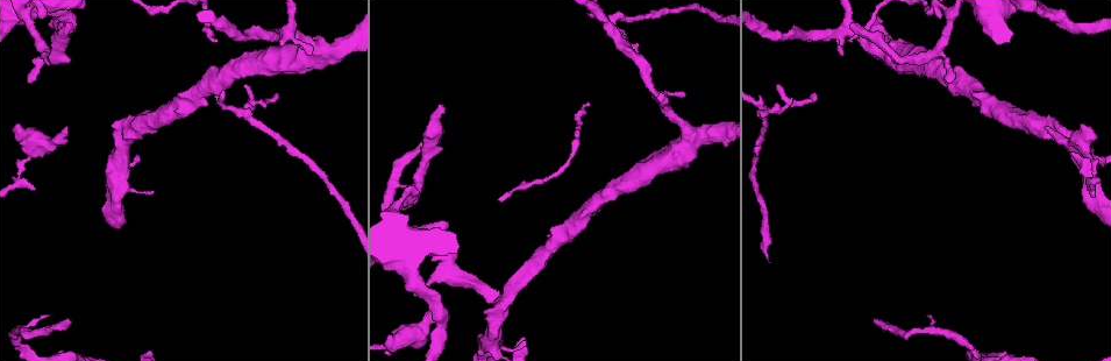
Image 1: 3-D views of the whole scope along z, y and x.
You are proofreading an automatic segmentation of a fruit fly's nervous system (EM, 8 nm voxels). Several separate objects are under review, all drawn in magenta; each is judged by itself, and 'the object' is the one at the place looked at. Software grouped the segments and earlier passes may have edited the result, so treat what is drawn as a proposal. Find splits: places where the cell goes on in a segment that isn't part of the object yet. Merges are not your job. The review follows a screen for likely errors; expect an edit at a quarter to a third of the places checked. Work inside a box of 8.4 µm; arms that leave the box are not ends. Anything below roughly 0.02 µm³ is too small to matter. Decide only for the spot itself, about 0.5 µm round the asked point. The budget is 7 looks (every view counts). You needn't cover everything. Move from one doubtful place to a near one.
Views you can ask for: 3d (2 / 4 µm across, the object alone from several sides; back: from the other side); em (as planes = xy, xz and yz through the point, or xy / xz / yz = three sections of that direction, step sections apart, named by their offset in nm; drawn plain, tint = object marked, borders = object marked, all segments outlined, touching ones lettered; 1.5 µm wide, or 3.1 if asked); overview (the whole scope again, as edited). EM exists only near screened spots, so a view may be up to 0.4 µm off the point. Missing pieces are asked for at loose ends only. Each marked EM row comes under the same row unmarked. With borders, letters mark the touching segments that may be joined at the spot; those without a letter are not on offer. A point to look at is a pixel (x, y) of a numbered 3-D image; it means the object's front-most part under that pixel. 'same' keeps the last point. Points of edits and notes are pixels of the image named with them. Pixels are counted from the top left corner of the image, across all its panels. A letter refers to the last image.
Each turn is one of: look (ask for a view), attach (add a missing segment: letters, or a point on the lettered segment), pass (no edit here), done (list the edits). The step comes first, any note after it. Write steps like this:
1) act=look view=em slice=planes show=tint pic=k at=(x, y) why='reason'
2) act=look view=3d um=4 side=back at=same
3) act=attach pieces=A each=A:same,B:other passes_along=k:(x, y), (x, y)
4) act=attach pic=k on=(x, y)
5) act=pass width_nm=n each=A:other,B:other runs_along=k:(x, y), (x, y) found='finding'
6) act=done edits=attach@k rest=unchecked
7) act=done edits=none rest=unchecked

act=look view=em slice=xz step=8 show=tint pic=1 at=(274, 94) why='tapers out'

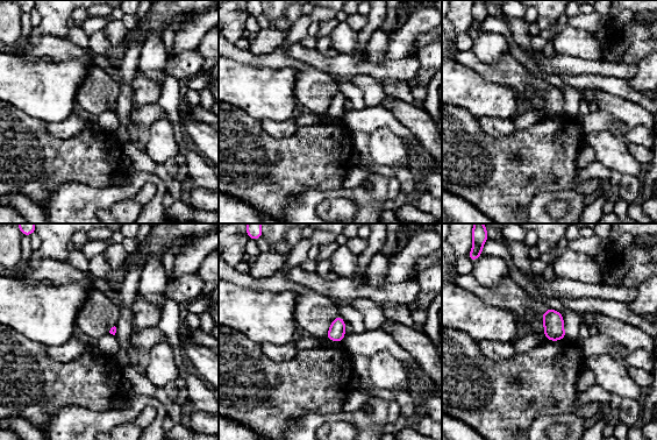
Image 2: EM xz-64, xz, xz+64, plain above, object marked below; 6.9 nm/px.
act=look view=em slice=planes show=borders at=same

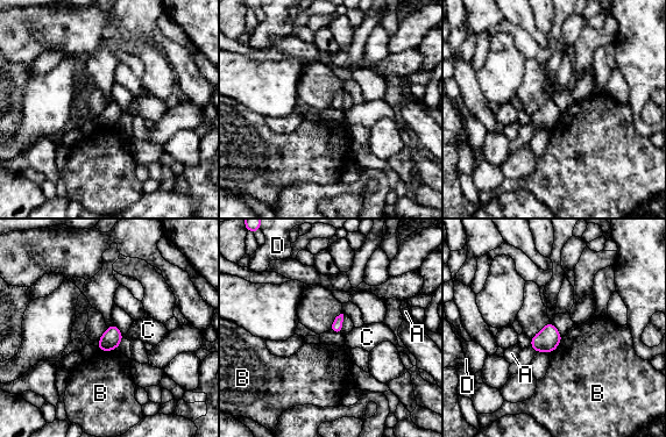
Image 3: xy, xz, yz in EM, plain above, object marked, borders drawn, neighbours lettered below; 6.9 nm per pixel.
act=pass longest_contact=B:160nm each=A:other,B:other,C:other,D:other border=3:(562, 336), (559, 344), (550, 353) found='no lettered segment goes on from it'

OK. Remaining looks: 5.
act=look view=em slice=xz step=4 show=tint pic=1 at=(66, 24) why='free end'

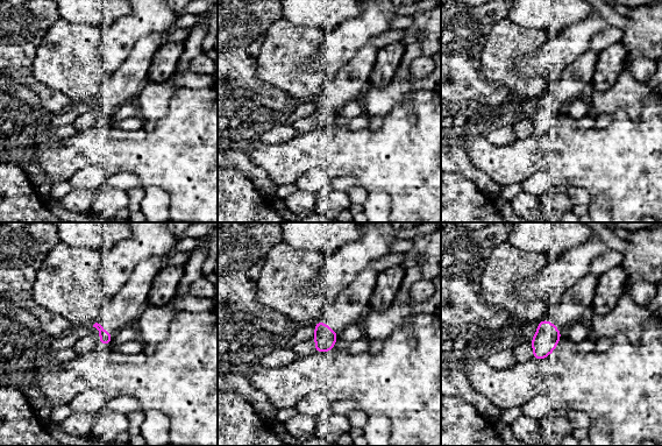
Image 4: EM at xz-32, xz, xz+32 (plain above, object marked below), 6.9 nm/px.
act=look view=em slice=planes show=tint at=same

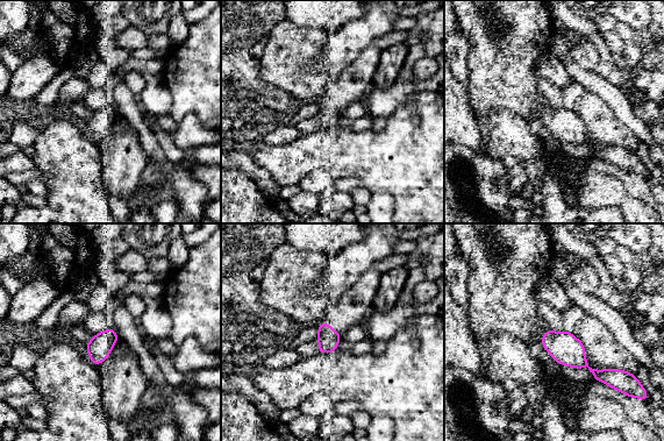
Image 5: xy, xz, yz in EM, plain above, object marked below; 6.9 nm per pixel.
act=look view=em slice=planes show=borders at=same why='see the neighbours'

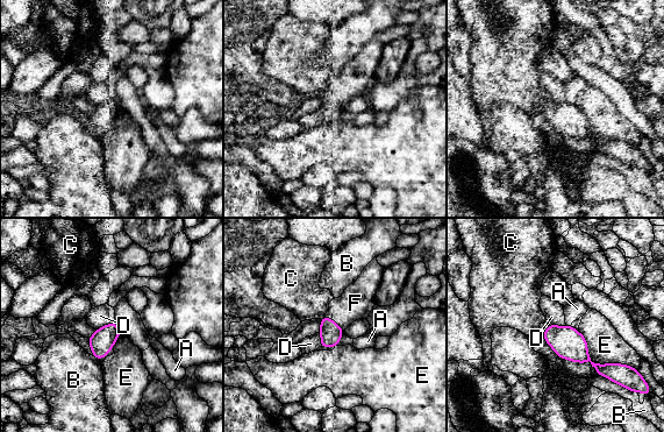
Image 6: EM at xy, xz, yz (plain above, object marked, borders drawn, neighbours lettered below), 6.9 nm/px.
act=attach pieces=F width_nm=150 each=A:other,B:other,C:other,D:other,E:other,F:same found='it goes on there'

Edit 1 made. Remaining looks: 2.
act=look view=em slice=planes show=tint pic=1 at=(873, 320) why='branch stops here'

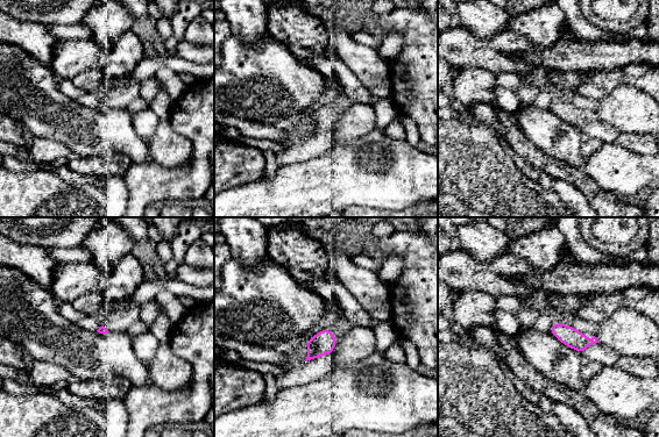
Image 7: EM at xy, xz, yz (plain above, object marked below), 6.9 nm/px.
act=look view=em slice=planes show=borders at=same

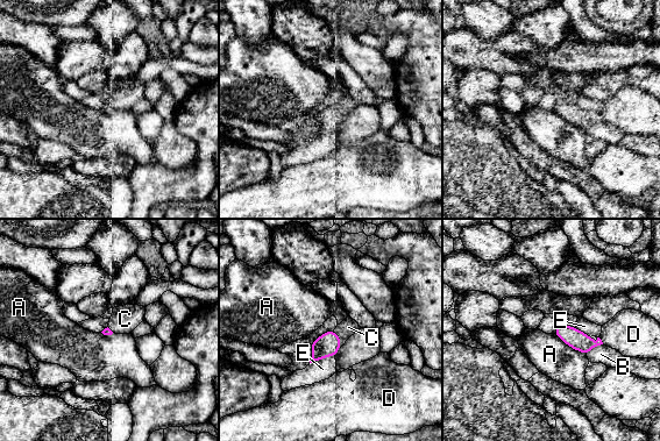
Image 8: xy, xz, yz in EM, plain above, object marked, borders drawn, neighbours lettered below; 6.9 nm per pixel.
act=attach pieces=C longest_contact=A:260nm each=A:other,B:other,C:same,D:other,E:other found='it goes on there'

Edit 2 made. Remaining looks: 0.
act=done edits=attach@6,attach@8 rest=unchecked

